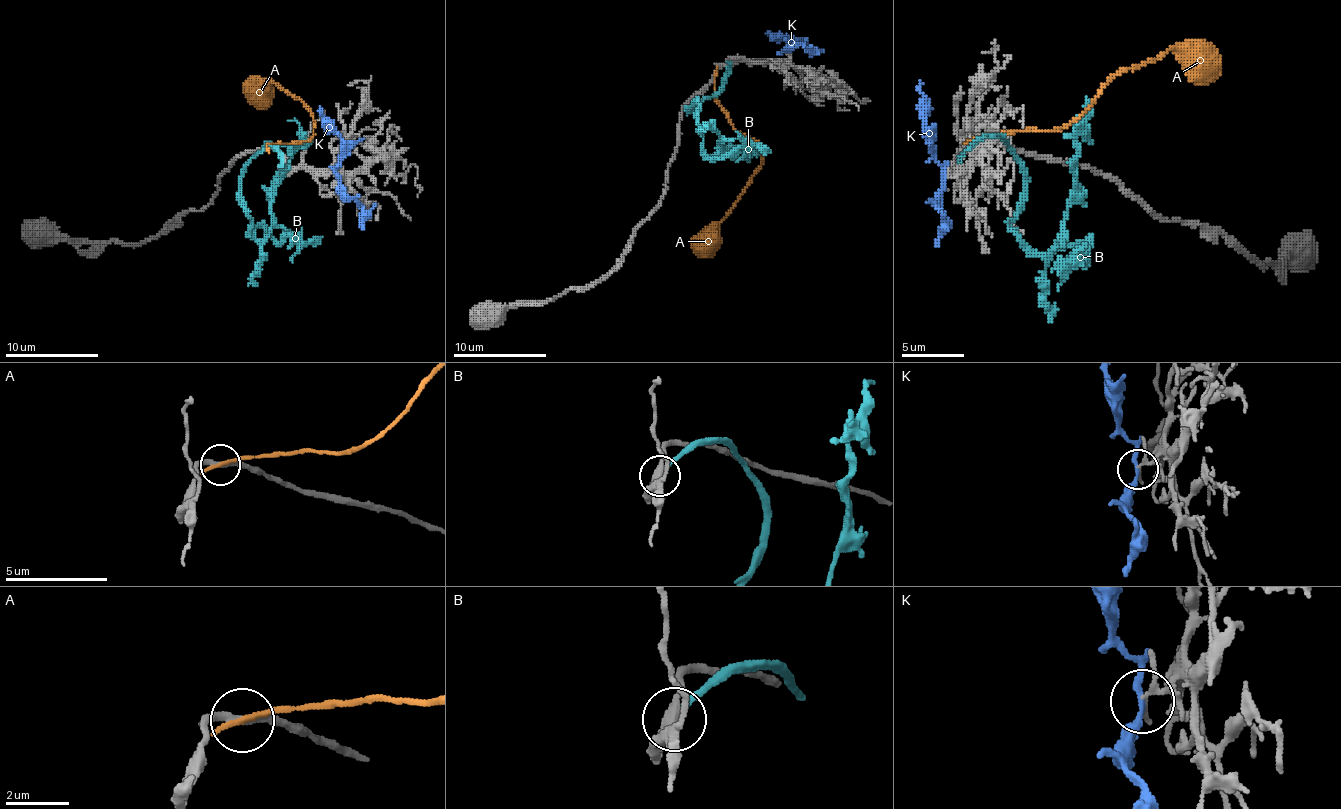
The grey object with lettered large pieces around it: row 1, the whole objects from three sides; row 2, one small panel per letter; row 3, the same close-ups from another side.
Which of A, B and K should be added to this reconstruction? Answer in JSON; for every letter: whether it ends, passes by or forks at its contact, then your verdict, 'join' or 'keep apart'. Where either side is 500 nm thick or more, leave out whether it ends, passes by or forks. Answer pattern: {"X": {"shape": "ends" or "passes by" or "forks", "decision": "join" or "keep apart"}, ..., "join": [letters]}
{"A": {"shape": "ends", "decision": "keep apart"}, "B": {"shape": "ends", "decision": "join"}, "K": {"shape": "passes by", "decision": "keep apart"}, "join": ["B"]}

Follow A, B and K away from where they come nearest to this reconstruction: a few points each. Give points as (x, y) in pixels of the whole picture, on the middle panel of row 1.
A: (714, 75), (717, 103), (738, 131), (761, 150), (761, 168), (733, 208), (703, 236), (698, 254)
B: (731, 64), (717, 92), (689, 110), (696, 101), (703, 126), (717, 133), (724, 147), (747, 157), (735, 161)
K: (786, 52), (789, 38), (768, 33)

